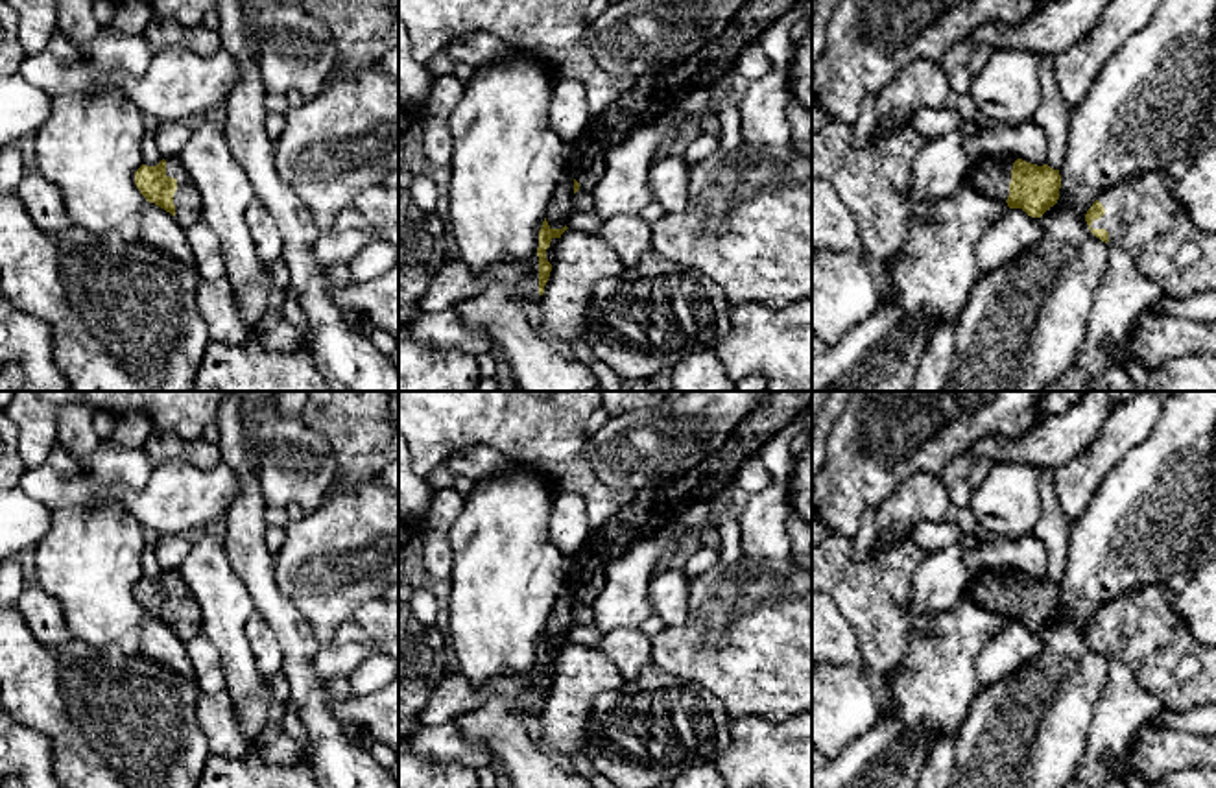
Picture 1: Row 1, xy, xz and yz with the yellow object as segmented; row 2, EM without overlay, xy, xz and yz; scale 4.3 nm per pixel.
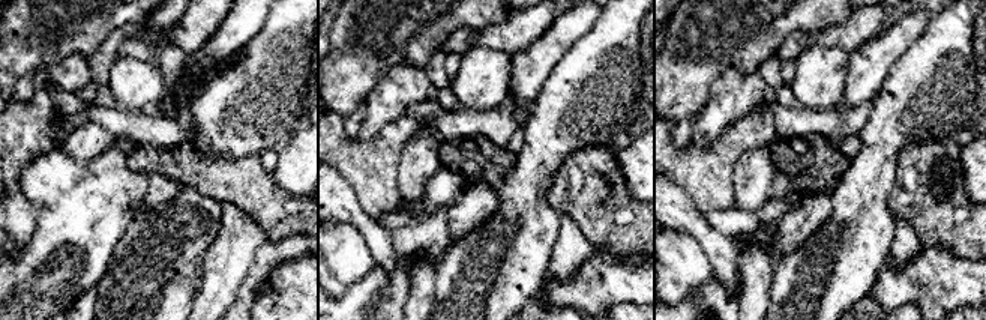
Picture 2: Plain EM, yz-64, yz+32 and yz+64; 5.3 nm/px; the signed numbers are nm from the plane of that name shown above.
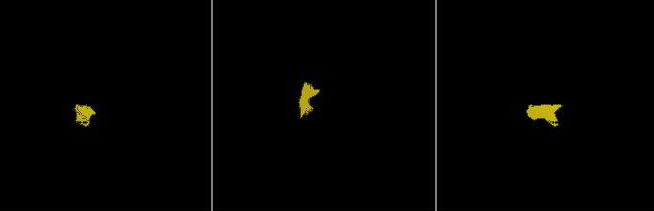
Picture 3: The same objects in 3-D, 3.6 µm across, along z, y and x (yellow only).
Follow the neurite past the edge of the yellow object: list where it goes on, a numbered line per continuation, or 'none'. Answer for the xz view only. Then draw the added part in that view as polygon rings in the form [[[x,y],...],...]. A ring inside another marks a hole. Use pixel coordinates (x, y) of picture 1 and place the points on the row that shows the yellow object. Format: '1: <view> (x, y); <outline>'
1: xz (530, 286); [[[539,269],[522,282],[520,293],[530,301],[530,304],[537,304],[539,295]]]

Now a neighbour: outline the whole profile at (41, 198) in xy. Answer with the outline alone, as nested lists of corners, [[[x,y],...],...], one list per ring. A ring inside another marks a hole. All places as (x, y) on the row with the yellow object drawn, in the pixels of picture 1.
[[[37,170],[24,172],[17,196],[41,231],[57,234],[72,225],[59,188]]]

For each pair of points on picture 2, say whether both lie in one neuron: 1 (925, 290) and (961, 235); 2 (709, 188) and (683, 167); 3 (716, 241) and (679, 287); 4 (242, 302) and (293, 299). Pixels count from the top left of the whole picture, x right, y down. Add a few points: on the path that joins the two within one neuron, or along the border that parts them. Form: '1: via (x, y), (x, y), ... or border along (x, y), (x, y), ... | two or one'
1: border along (926, 244), (935, 244), (970, 259) | two
2: via (703, 182), (689, 169) | one
3: border along (679, 230), (695, 239), (715, 272) | two
4: border along (258, 283), (251, 304) | two

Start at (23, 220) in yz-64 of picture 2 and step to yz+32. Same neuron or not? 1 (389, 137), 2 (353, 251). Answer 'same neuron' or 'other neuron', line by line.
1: same neuron
2: same neuron

